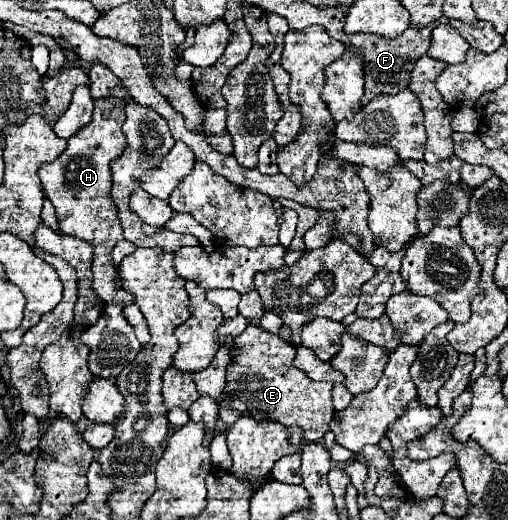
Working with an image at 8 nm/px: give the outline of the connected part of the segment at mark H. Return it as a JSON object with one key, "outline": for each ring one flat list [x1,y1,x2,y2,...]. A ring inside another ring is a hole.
{"outline":[[119,81,109,91,109,97,95,99,93,117,73,137,67,139,67,149,53,161,39,169,39,179,45,197,57,211,57,225,61,233,85,239,93,247,93,291,105,303,133,305,133,293,125,291,117,281,117,267,111,261,111,251,123,239,123,227,117,217,117,205,111,199,111,161,121,157,127,147,127,137,121,131,125,121,125,105,131,101,129,89]]}

